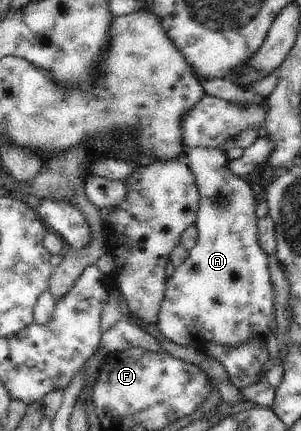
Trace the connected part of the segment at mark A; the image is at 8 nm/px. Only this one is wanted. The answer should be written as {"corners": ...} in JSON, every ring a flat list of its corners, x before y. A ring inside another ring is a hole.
{"corners":[[220,147,187,149,179,159,192,171,199,190,199,209,195,218,197,241,184,262,167,279,157,327,168,340,180,346,193,346,205,352,207,342,238,346,254,337,265,338,275,316,274,290,268,272,268,255,258,242,255,208,258,203,252,188,229,169,229,159]]}

